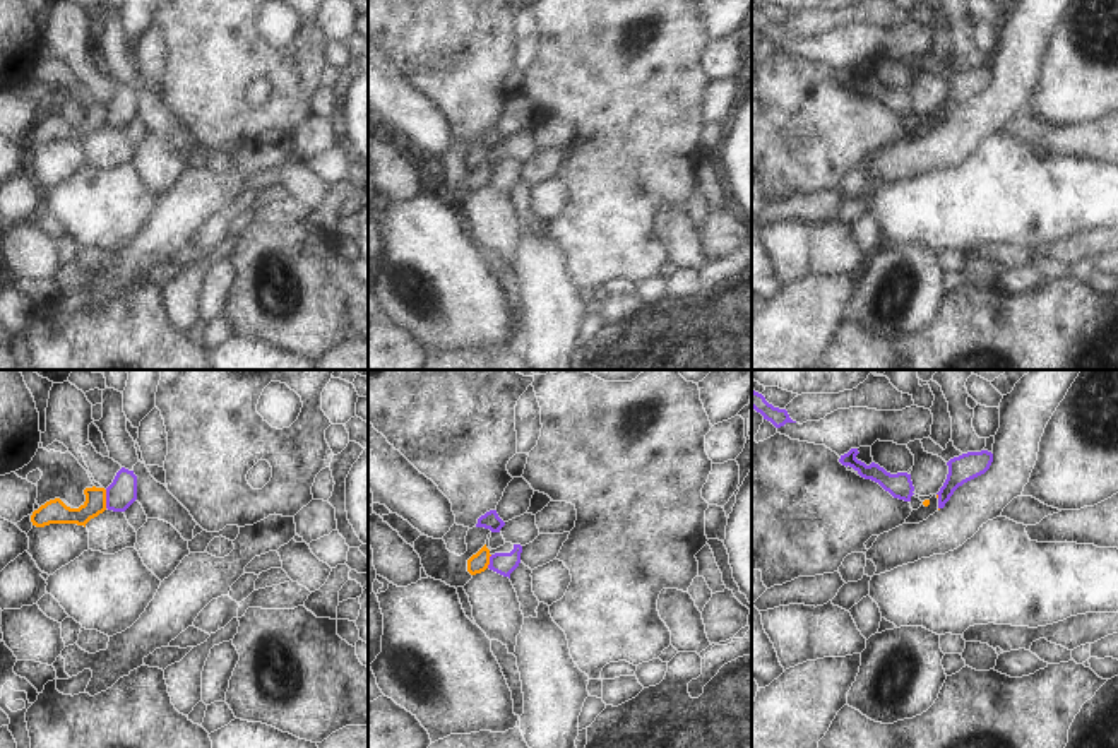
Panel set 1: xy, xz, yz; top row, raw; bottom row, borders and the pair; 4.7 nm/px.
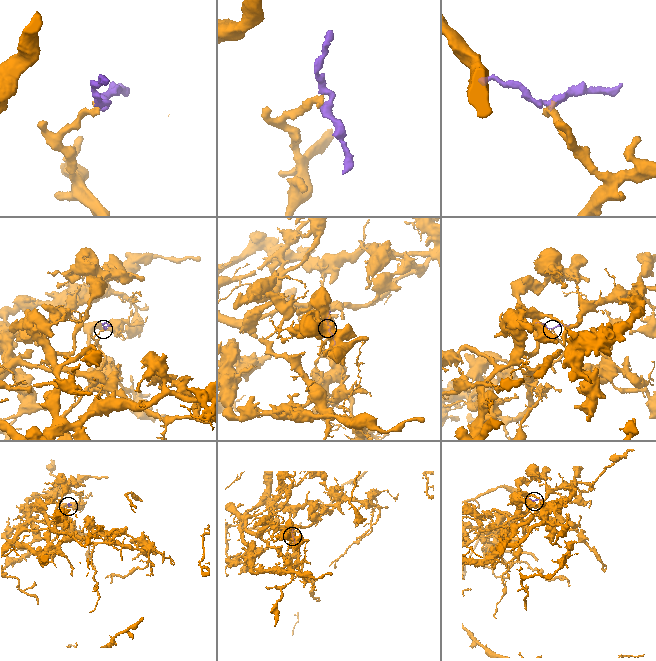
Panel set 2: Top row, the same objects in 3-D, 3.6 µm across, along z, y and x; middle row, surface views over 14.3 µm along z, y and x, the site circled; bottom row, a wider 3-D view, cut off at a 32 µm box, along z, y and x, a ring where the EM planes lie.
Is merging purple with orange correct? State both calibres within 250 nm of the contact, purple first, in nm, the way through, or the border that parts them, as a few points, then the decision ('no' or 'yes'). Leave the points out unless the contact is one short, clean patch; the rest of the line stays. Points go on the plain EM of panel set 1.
140 nm thick on the purple side, 110 nm on the other; border along xy (105, 106), (107, 124); no

